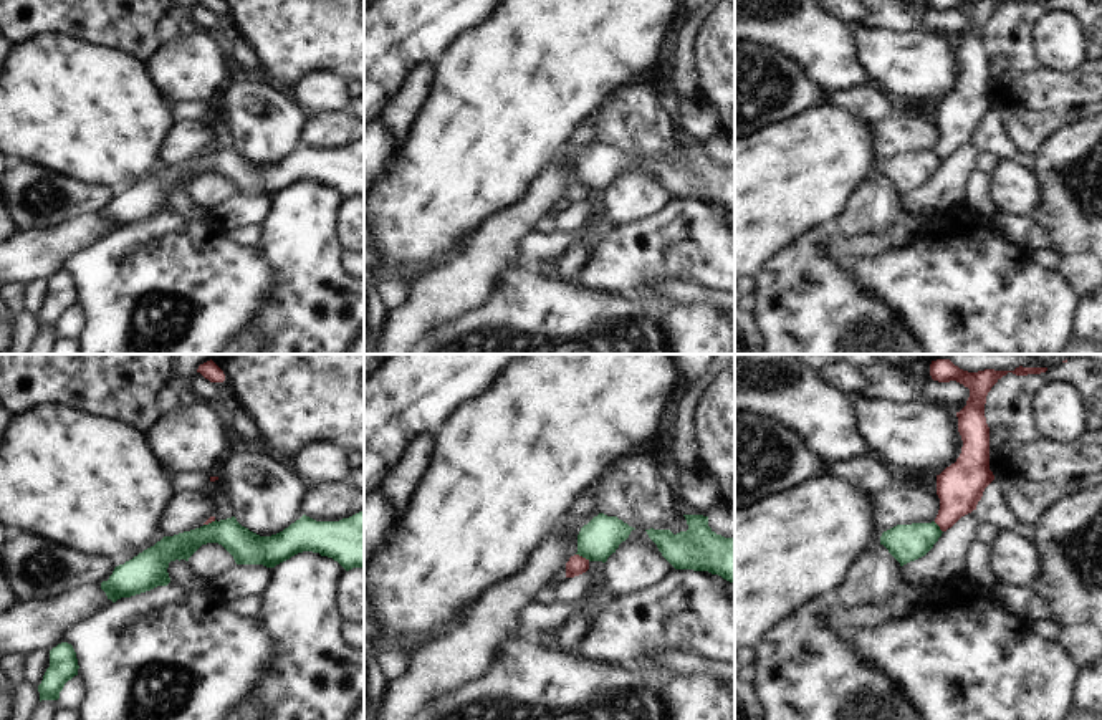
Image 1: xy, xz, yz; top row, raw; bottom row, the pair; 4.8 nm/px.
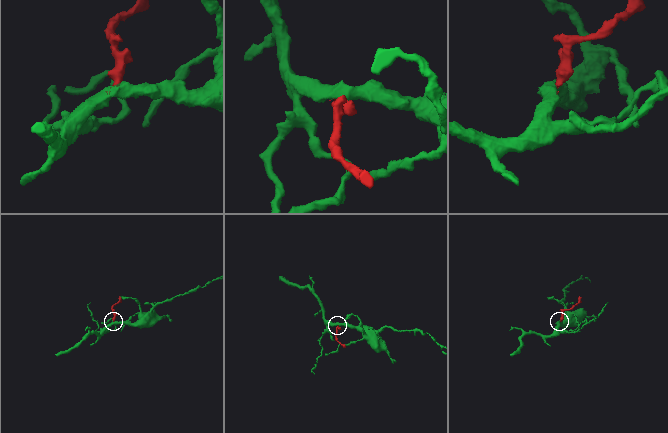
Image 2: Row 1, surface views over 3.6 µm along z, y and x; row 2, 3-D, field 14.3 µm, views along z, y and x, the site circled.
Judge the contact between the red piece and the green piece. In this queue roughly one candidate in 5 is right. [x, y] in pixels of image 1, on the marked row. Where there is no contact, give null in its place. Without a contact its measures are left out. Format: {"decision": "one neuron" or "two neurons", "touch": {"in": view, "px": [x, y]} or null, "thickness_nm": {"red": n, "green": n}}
{"decision": "two neurons", "touch": {"in": "xz", "px": [581, 556]}, "thickness_nm": {"red": 90, "green": 190}}

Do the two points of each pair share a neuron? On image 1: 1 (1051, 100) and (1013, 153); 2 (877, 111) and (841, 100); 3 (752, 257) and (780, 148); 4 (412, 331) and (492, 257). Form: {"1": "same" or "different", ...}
{"1": "different", "2": "same", "3": "same", "4": "same"}

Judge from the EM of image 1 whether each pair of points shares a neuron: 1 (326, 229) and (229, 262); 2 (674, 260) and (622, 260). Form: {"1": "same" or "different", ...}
{"1": "different", "2": "same"}

